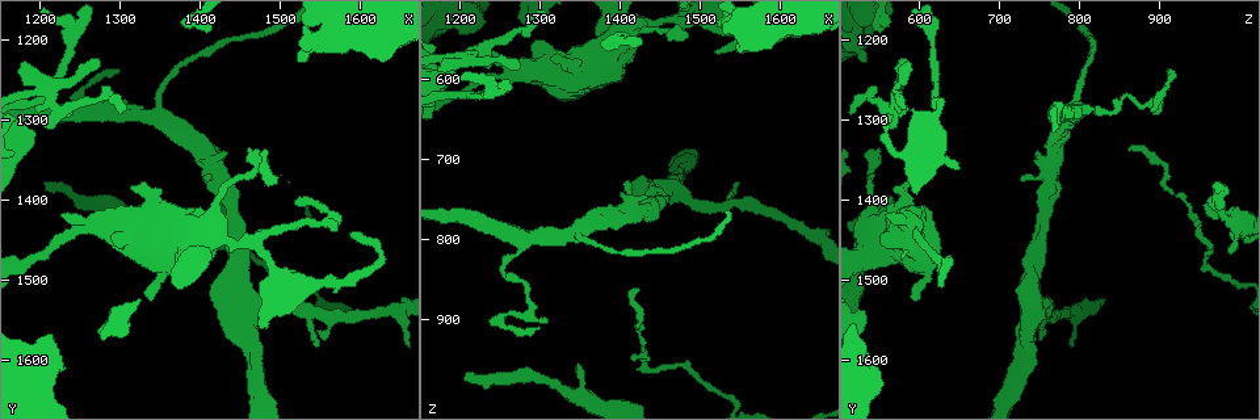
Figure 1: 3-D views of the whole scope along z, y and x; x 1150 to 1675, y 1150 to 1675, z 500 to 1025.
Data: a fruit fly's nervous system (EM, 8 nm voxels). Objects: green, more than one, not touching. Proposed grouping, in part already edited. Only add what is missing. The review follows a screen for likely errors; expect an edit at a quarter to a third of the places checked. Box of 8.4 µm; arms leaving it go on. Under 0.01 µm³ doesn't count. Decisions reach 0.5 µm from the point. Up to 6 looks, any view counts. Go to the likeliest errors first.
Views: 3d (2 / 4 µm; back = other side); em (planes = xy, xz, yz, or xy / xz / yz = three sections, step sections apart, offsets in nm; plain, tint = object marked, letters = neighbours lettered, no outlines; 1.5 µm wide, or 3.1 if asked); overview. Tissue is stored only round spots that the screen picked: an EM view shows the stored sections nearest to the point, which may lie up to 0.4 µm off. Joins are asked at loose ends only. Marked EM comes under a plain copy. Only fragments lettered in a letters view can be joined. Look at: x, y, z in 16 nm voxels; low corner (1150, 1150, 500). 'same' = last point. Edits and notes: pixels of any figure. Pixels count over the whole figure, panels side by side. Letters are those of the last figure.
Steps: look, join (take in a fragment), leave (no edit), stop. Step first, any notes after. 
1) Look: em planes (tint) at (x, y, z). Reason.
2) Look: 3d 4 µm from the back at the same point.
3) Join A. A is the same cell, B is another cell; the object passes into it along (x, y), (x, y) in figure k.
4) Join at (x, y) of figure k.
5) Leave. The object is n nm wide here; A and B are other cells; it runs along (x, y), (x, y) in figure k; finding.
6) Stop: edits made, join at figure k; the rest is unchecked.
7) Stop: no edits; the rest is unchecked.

Look: em xz step 8 (letters) at (1205, 1385, 970). An open end.

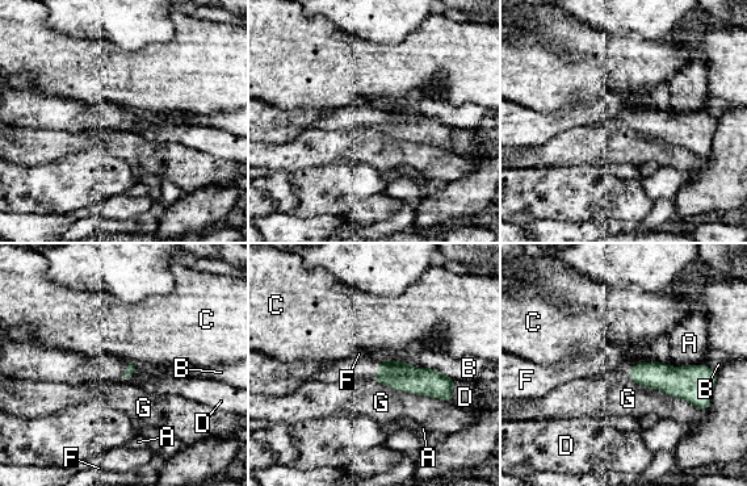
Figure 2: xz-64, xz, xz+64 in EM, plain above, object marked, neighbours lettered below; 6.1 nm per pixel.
Look: em planes (letters) at the same point.

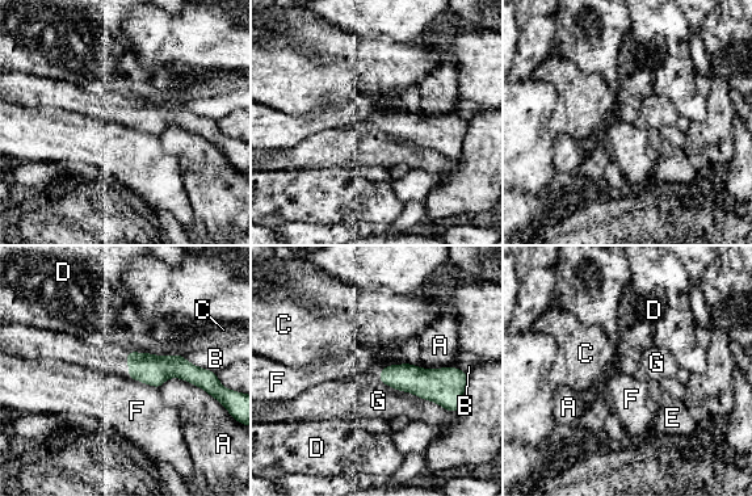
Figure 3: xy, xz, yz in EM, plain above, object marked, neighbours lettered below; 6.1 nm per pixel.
Leave. The object is 160 nm wide here; the longest contact is with G, 420 nm; A, B, C, D, E, F and G are other cells; none of them fits.

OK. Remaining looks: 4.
Look: em xz step 8 (letters) at (1340, 1460, 985).

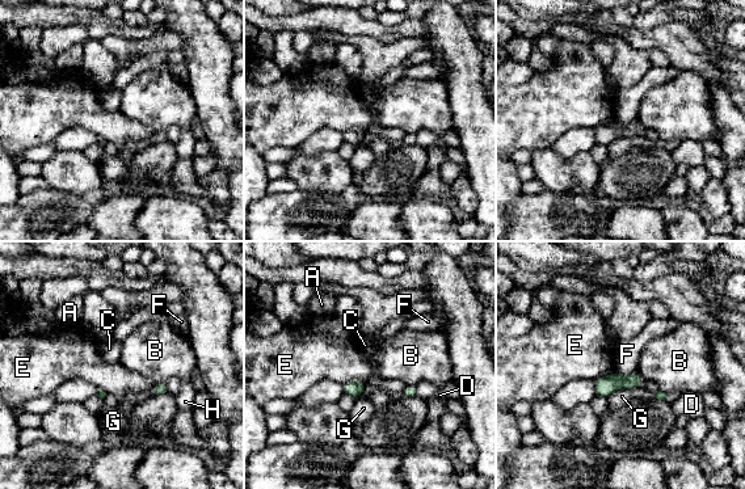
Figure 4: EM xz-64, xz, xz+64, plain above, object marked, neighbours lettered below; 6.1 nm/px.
Look: em planes (letters) at the same point. Another direction.

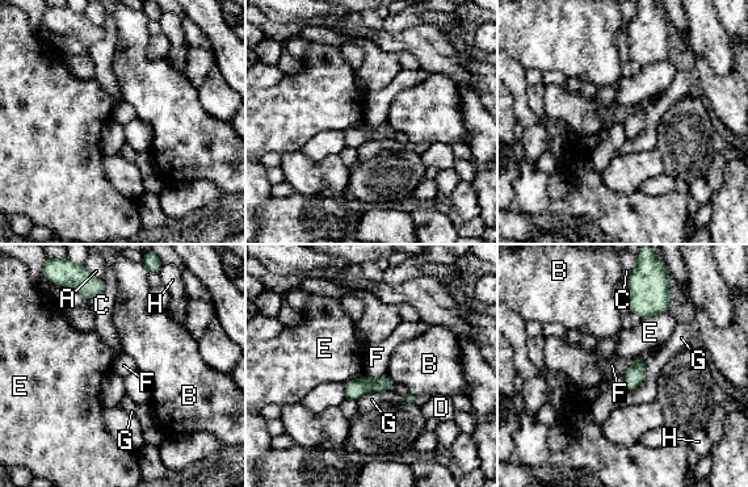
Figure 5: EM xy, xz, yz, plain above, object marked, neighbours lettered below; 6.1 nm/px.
Leave. A, B, C, D, E, F, G and H are other cells; a border runs along (385, 373), (374, 378), (365, 376) in figure 5; no lettered fragment goes on from it.

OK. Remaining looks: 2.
Look: em xz step 8 (letters) at (1275, 1230, 585). Free end.

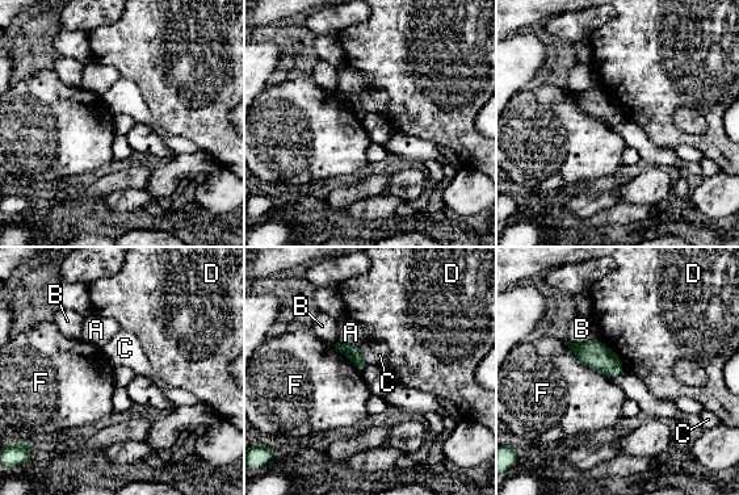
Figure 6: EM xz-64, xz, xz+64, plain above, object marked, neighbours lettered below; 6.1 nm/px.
Look: em planes (letters) at the same point.

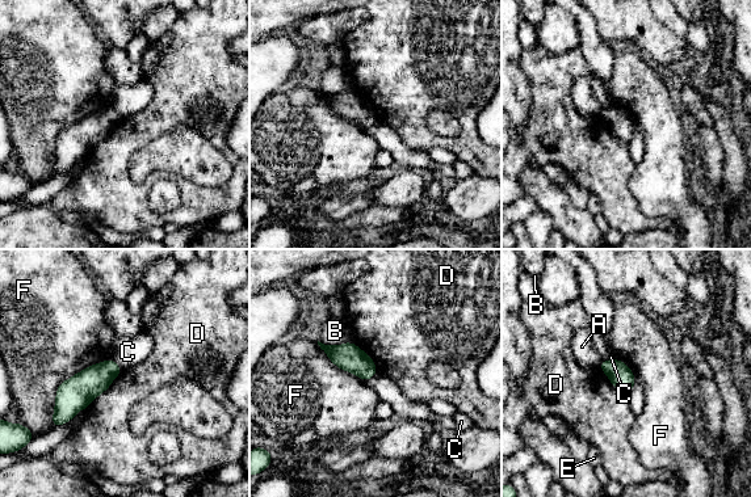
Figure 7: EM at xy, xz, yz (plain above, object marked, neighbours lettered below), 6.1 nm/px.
Leave. A, B, C, D, E and F are other cells; a border runs along (122, 369), (113, 382), (85, 408) in figure 7; no lettered fragment goes on from it.

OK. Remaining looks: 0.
Stop: no edits; the rest is unchecked.

